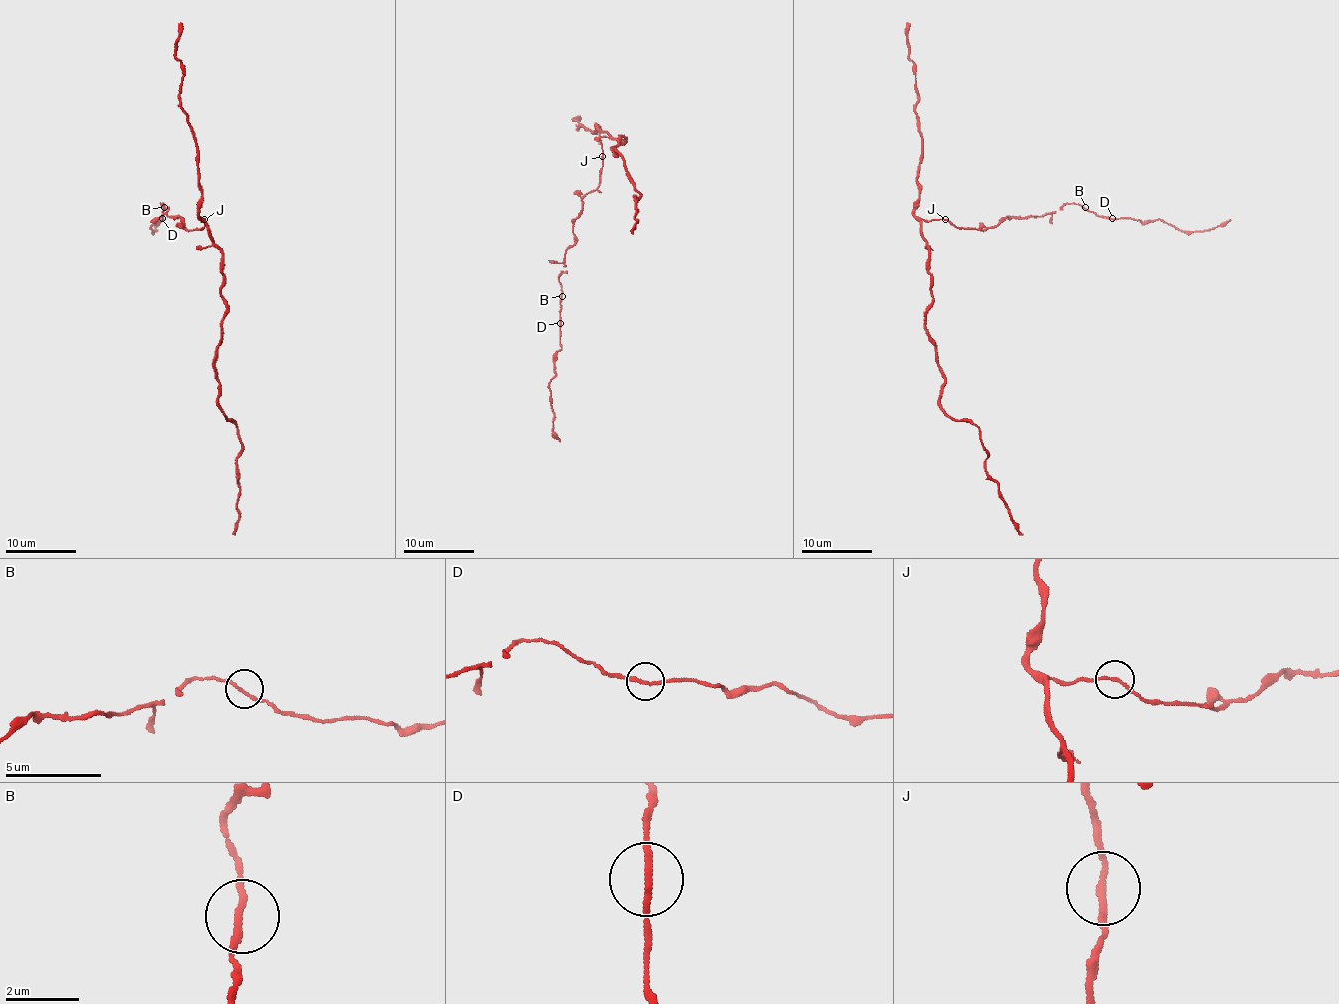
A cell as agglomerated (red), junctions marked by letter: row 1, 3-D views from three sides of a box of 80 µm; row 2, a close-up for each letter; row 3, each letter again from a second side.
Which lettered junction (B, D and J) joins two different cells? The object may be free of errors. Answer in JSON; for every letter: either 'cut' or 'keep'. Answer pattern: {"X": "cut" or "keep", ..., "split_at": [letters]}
{"B": "keep", "D": "keep", "J": "keep", "split_at": []}

